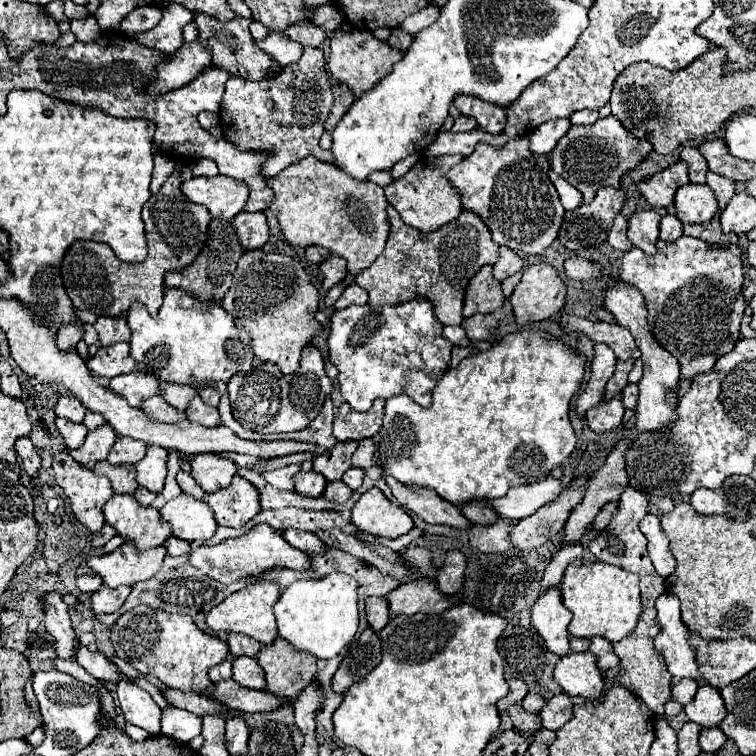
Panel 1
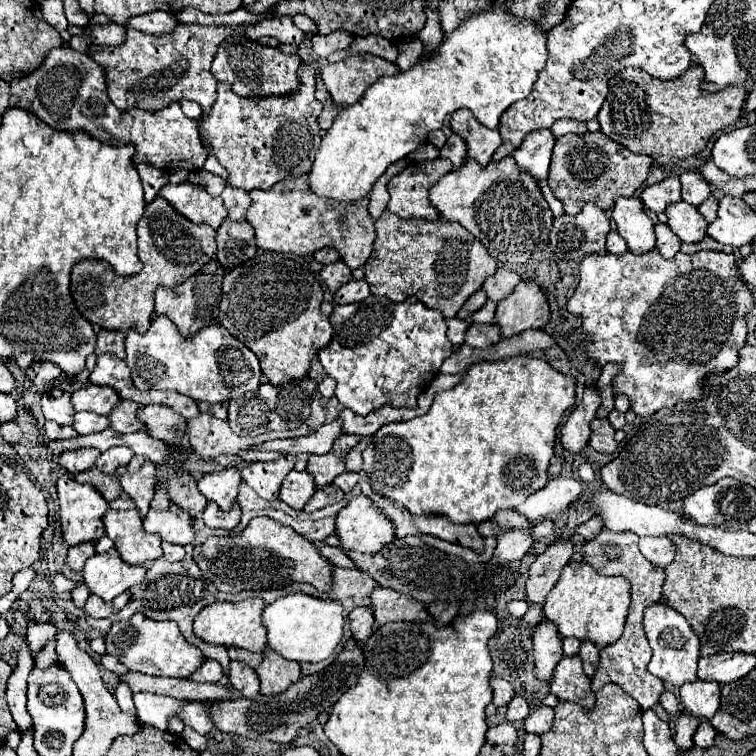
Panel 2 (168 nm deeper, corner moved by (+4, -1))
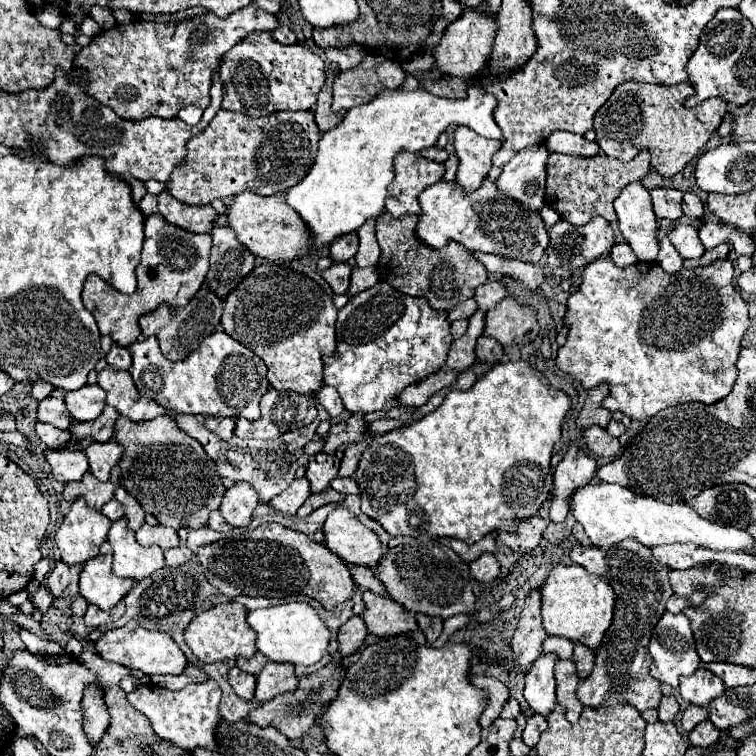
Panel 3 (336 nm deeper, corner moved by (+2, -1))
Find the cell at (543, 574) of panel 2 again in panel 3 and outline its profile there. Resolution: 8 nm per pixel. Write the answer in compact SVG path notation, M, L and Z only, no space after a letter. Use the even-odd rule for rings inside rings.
M536 589L526 597L518 629L510 641L518 671L528 671L528 667L540 657L540 647L546 637L540 617L540 589Z

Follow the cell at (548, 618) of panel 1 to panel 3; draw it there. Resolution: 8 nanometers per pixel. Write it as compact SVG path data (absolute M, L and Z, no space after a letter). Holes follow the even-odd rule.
M552 653L542 655L530 667L530 671L526 675L524 699L526 699L528 707L542 717L548 717L552 713L552 709L556 707L554 663L556 663L556 655L552 655Z

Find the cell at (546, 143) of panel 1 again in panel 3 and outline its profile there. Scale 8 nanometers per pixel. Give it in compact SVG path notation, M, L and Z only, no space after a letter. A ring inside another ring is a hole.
M542 143L522 149L502 167L496 187L508 199L516 199L528 211L540 211L544 205L544 187L546 187L546 159L548 149Z

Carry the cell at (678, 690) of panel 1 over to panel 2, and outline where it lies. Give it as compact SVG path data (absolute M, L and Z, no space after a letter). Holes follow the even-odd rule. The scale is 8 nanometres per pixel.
M664 691L662 695L660 695L660 705L666 709L666 713L670 713L670 715L674 715L676 711L678 711L678 699L676 699L676 695L672 693L672 691Z

